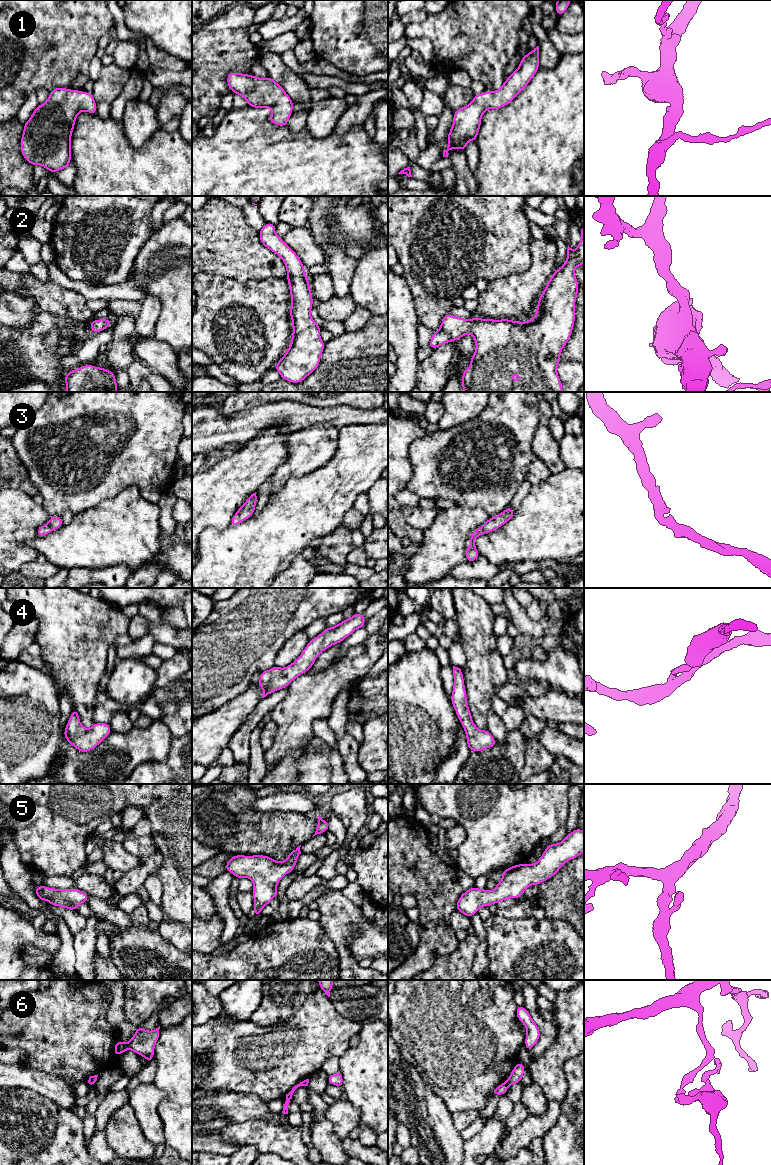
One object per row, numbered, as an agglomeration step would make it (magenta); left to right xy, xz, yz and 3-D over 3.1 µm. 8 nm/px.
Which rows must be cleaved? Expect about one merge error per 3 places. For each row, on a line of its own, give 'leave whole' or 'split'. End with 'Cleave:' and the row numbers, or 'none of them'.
1: leave whole
2: leave whole
3: leave whole
4: leave whole
5: leave whole
6: split
Cleave: 6

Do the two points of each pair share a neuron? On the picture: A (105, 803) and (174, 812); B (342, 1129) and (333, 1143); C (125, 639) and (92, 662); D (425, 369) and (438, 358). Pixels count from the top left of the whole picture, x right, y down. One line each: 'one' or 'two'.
A: one
B: two
C: two
D: one

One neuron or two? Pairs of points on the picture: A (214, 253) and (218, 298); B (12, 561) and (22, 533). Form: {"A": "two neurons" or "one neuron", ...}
{"A": "two neurons", "B": "one neuron"}

